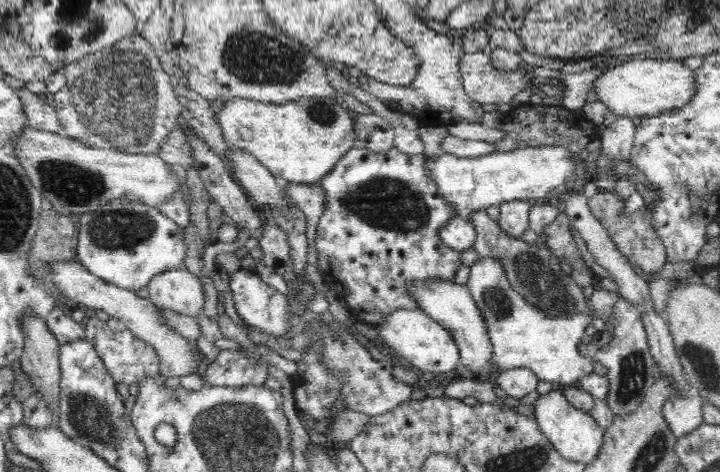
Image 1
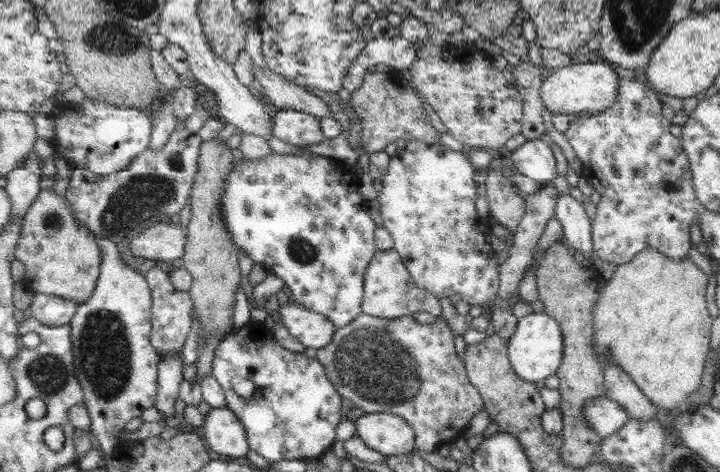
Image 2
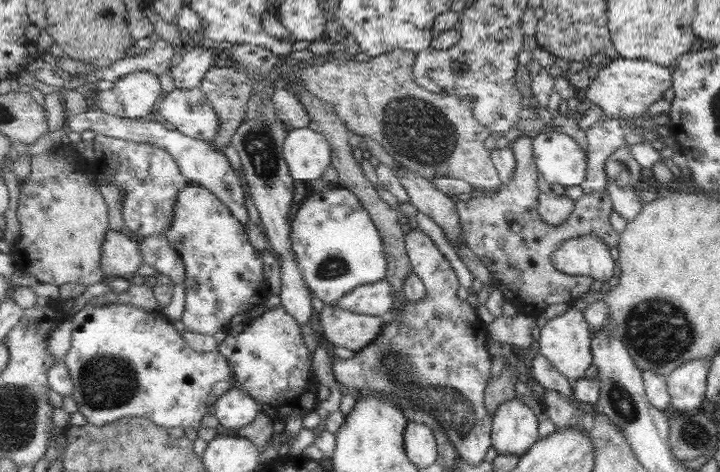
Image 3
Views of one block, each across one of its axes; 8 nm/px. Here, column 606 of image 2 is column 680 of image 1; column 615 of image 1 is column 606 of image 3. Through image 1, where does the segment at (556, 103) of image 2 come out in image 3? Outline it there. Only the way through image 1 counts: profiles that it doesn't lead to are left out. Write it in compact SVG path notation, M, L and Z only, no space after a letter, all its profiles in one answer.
M618 57L608 61L595 78L591 78L589 86L585 88L585 98L590 104L601 108L609 118L640 117L642 112L664 95L668 95L671 86L671 76L666 67L649 62L648 60L626 59Z

